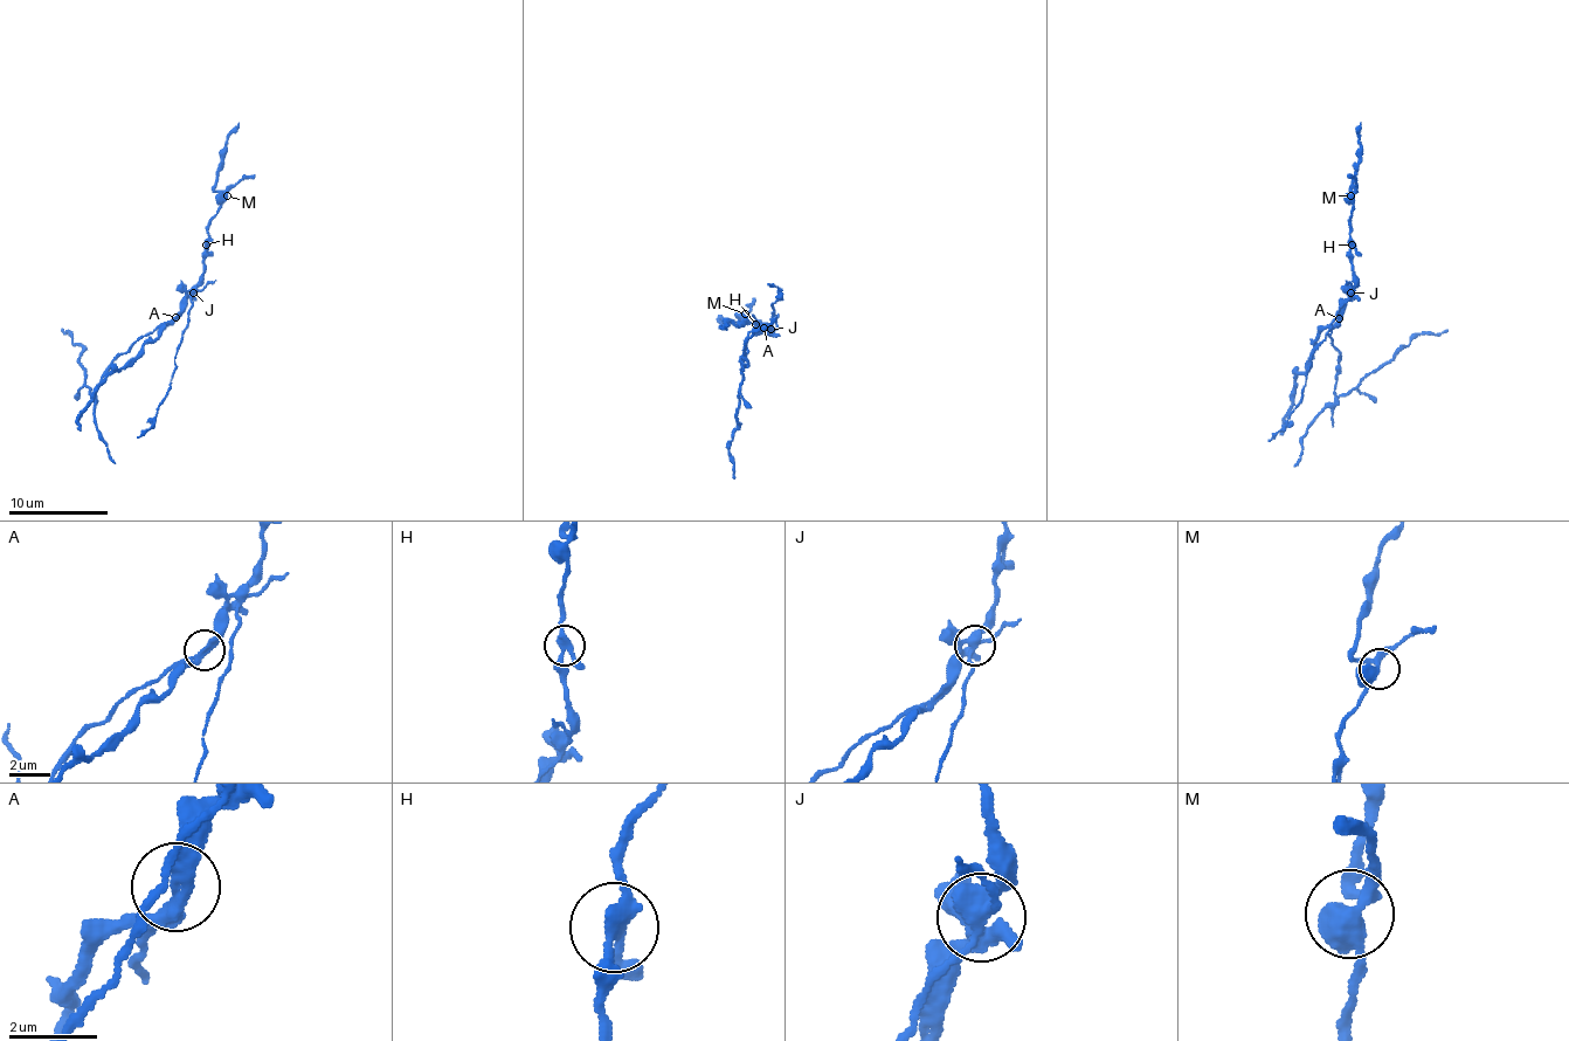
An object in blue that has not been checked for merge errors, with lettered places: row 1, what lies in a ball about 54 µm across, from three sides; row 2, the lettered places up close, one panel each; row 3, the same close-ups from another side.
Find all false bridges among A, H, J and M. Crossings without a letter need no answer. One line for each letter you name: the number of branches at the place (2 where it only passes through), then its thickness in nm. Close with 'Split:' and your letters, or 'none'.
A: 2 branches meet; 280 nm thick
J: 5 branches meet; 340 nm thick
Split: A, J

